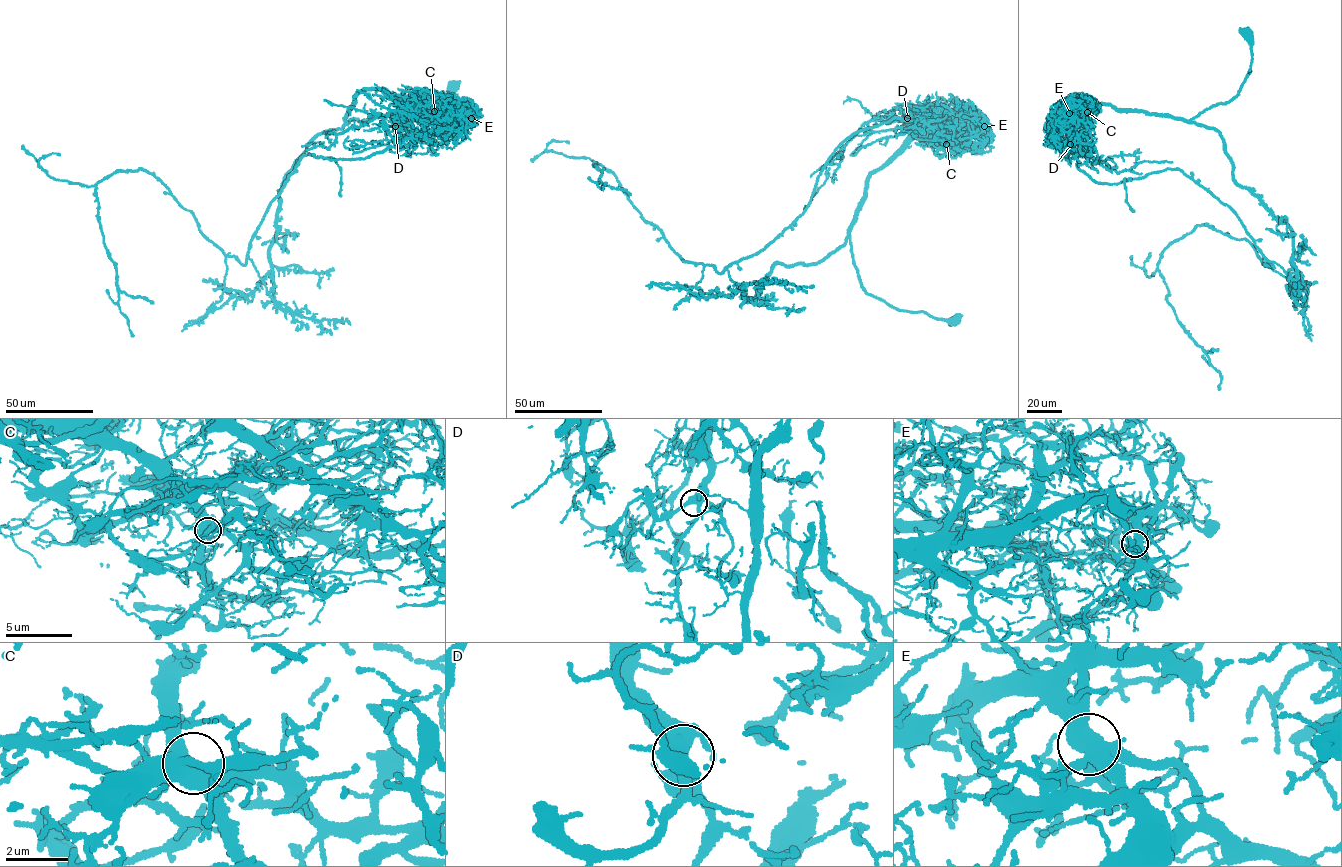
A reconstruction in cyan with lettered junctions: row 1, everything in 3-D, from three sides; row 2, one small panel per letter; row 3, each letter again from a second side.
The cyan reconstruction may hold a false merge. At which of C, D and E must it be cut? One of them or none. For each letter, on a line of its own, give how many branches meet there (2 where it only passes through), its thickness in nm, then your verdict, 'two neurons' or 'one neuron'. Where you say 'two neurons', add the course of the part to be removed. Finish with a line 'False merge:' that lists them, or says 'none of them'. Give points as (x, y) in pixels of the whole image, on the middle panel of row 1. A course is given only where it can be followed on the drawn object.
C: 4 | 480 nm | one neuron
D: 5 | 460 nm | one neuron
E: 5 | 550 nm | two neurons | (984, 126), (937, 140), (895, 118), (852, 133), (803, 214), (720, 273), (683, 261), (594, 162), (605, 182)
False merge: E

